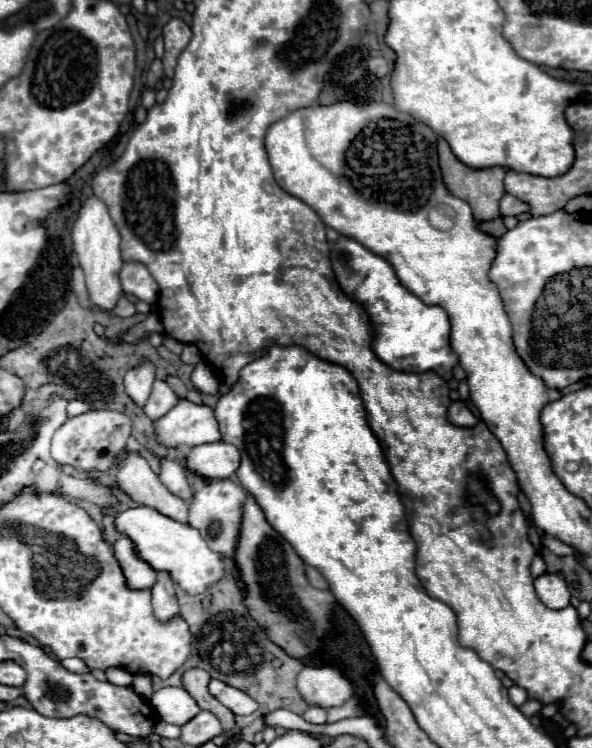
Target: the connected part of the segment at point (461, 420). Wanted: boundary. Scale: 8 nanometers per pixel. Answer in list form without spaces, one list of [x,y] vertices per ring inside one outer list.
[[[454,401],[448,409],[448,421],[456,427],[474,427],[478,423],[478,417],[464,401]]]

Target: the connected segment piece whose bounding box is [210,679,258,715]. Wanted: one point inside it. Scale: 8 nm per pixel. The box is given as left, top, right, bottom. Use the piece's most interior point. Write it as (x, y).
(242, 704)

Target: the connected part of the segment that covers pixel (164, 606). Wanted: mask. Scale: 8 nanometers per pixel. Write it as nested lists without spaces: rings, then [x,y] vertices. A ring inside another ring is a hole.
[[[158,571],[158,579],[152,587],[152,607],[154,607],[154,615],[158,615],[158,619],[162,621],[180,613],[174,593],[174,581],[168,571]]]

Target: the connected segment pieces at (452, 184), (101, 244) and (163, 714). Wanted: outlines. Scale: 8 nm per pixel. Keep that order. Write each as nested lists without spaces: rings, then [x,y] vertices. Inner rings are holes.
[[[438,139],[438,161],[440,161],[440,169],[442,169],[442,177],[444,177],[444,183],[448,187],[448,191],[454,195],[454,197],[460,197],[464,201],[470,203],[472,211],[474,211],[474,217],[478,221],[490,221],[494,217],[500,215],[498,211],[498,203],[502,199],[502,195],[506,193],[504,191],[504,175],[506,175],[506,169],[504,167],[488,167],[488,169],[472,169],[468,165],[464,165],[462,161],[456,159],[456,155],[452,153],[450,145],[446,143],[446,139]]]
[[[88,197],[80,209],[80,215],[74,223],[72,231],[72,243],[74,251],[78,253],[78,263],[84,269],[86,275],[86,289],[92,305],[96,305],[102,311],[112,311],[118,305],[118,299],[122,297],[122,285],[120,285],[120,271],[122,271],[122,257],[120,257],[120,235],[114,227],[106,205],[98,197]]]
[[[162,687],[154,691],[150,703],[162,721],[174,725],[184,725],[200,713],[196,701],[182,687]]]

